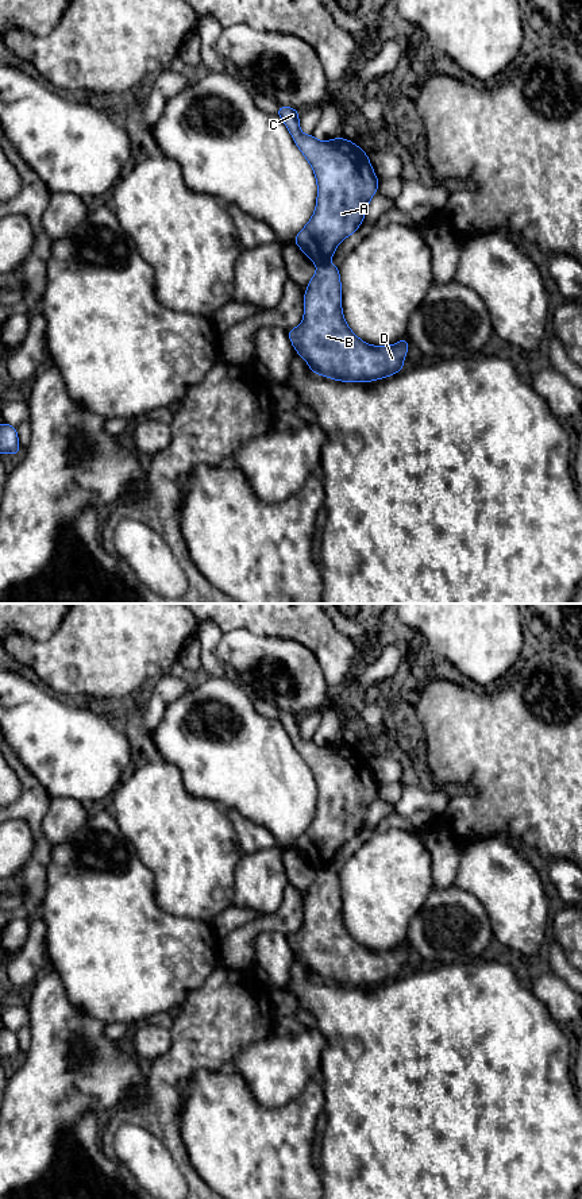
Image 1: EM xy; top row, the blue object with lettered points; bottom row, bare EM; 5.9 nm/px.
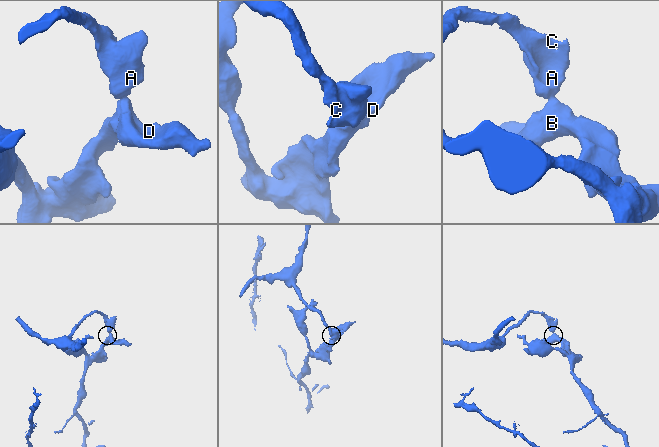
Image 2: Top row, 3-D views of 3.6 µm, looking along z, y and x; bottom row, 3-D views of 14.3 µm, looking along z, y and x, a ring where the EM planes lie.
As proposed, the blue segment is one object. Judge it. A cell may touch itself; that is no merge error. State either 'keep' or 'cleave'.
cleave

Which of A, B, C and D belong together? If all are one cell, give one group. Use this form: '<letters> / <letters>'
A C / B D

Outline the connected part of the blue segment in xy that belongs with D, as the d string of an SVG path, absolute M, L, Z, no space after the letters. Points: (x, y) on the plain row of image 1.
M329 867L317 871L307 891L301 929L286 937L296 957L307 965L313 978L343 987L371 987L398 978L404 972L409 952L405 942L392 951L371 951L348 933L342 915L339 872Z

